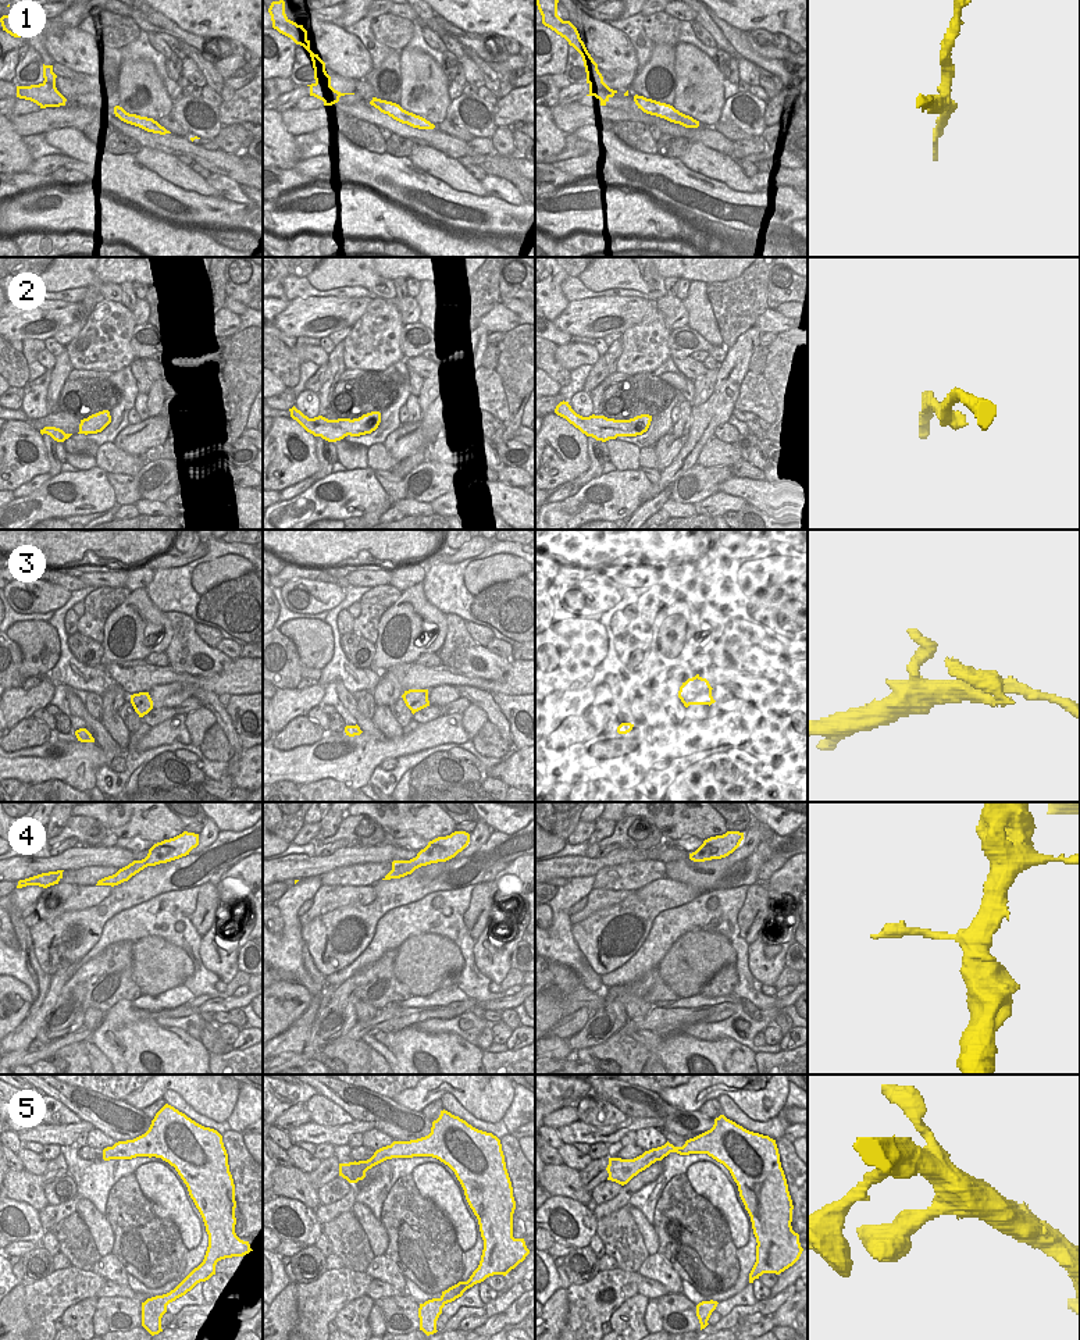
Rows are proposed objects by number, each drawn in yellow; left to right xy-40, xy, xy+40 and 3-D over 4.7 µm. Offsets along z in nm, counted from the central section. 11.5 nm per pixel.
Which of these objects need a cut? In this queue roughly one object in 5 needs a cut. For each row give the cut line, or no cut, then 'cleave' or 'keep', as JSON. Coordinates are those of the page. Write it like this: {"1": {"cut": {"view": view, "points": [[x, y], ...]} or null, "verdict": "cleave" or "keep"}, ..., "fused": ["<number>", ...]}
{"1": {"cut": {"view": "xy", "points": [[316, 81], [327, 88], [323, 99]]}, "verdict": "cleave"}, "2": {"cut": null, "verdict": "keep"}, "3": {"cut": null, "verdict": "keep"}, "4": {"cut": null, "verdict": "keep"}, "5": {"cut": null, "verdict": "keep"}, "fused": ["1"]}

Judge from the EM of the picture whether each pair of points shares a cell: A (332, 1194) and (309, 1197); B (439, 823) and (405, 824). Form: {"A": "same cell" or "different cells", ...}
{"A": "different cells", "B": "same cell"}

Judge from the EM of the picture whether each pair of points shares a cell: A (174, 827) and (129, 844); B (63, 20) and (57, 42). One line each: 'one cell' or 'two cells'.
A: two cells
B: two cells

